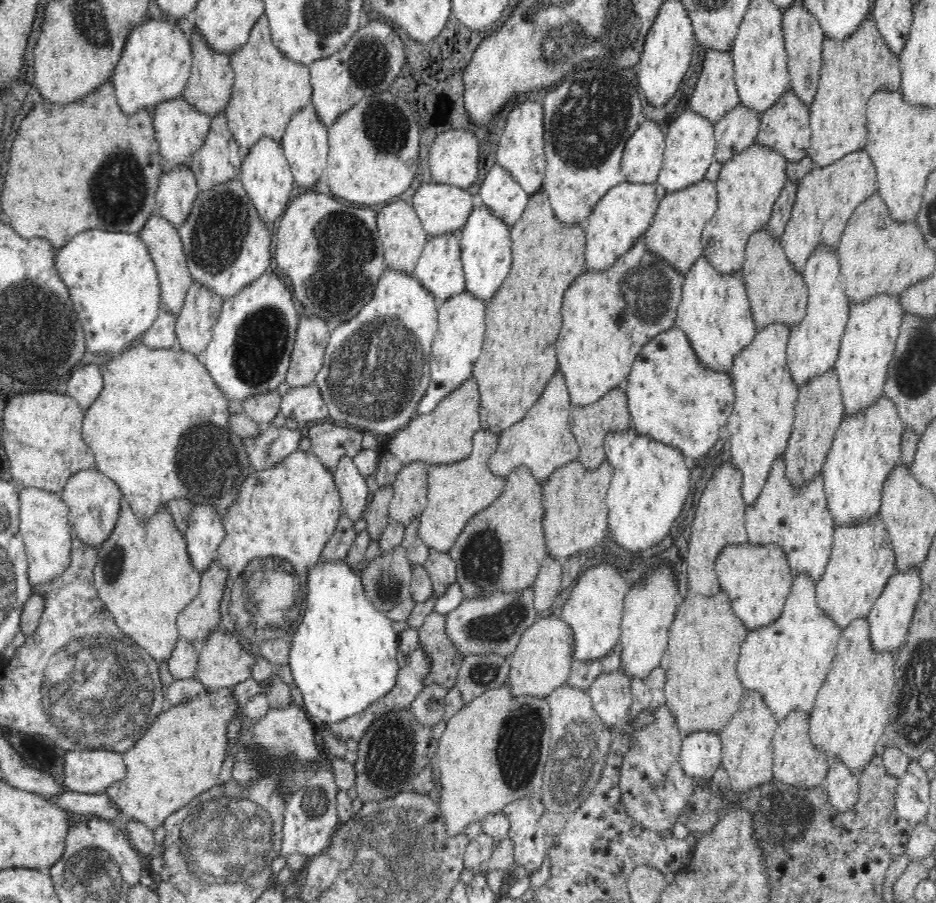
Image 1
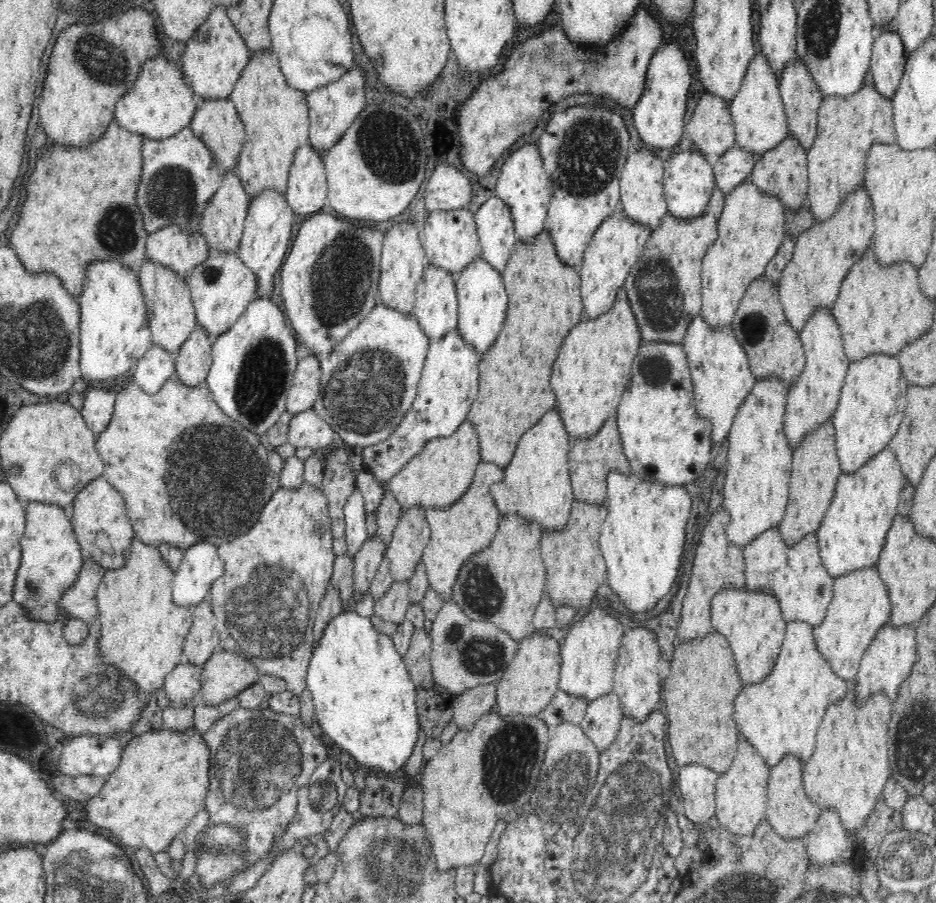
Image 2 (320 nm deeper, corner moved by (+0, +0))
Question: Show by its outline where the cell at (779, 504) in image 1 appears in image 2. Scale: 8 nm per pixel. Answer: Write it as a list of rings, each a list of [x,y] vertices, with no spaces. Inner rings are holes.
[[[779,527],[768,528],[743,548],[745,582],[750,592],[767,592],[780,605],[784,622],[808,622],[812,627],[824,622],[833,597],[834,579],[826,572],[819,553],[816,532],[788,546],[781,540]]]

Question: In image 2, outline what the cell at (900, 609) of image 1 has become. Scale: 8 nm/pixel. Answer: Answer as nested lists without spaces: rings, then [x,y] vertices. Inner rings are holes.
[[[888,622],[886,626],[882,626],[876,632],[872,646],[864,652],[855,676],[858,704],[863,704],[868,696],[872,696],[876,692],[884,693],[890,703],[894,703],[899,698],[900,686],[910,676],[911,668],[916,662],[916,633],[914,628],[915,626],[912,624],[904,624],[904,626],[896,628]]]

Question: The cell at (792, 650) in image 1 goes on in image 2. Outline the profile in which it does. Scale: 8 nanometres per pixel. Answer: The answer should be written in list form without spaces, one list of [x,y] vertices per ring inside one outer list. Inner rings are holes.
[[[804,622],[786,626],[786,640],[768,680],[752,684],[736,698],[736,728],[750,742],[768,766],[776,766],[786,754],[794,754],[804,764],[814,752],[814,738],[820,720],[830,704],[845,698],[850,683],[834,676],[828,662],[816,650],[813,627]]]

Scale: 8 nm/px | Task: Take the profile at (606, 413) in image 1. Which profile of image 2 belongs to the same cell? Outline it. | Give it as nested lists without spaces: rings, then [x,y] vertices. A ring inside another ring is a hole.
[[[616,414],[610,416],[592,438],[571,440],[568,455],[569,479],[571,481],[575,500],[586,501],[590,504],[603,504],[607,500],[607,474],[612,470],[629,474],[631,466],[626,458],[617,429]]]

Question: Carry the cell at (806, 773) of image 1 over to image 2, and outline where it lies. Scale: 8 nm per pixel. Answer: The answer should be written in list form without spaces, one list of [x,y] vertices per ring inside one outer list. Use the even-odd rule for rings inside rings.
[[[786,756],[770,770],[768,780],[768,812],[766,818],[774,833],[782,839],[806,839],[820,819],[821,808],[810,802],[802,786],[802,764],[794,756]]]

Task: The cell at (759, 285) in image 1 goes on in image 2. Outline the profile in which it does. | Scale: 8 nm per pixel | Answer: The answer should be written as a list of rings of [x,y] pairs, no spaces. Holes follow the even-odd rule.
[[[764,275],[753,281],[740,300],[731,327],[757,379],[777,376],[788,388],[798,380],[805,367],[804,350],[800,344],[799,333],[785,319],[776,283]]]

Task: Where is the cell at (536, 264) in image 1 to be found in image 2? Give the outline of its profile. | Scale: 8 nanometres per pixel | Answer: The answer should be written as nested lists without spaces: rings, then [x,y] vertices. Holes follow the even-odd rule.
[[[548,228],[534,243],[517,242],[503,273],[510,298],[508,316],[494,346],[479,360],[479,390],[467,420],[479,436],[481,461],[503,469],[510,464],[520,436],[556,406],[550,388],[552,364],[568,330],[582,320],[579,270],[564,265],[556,254]]]

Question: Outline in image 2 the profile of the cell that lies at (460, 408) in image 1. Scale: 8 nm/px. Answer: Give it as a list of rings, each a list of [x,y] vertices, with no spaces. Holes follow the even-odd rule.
[[[466,418],[450,436],[428,440],[424,450],[412,456],[411,460],[404,464],[404,468],[392,476],[386,489],[396,497],[403,512],[414,506],[424,509],[448,508],[456,500],[460,500],[460,496],[464,496],[473,484],[476,467],[481,461],[478,454],[479,436],[476,434],[471,422]]]

